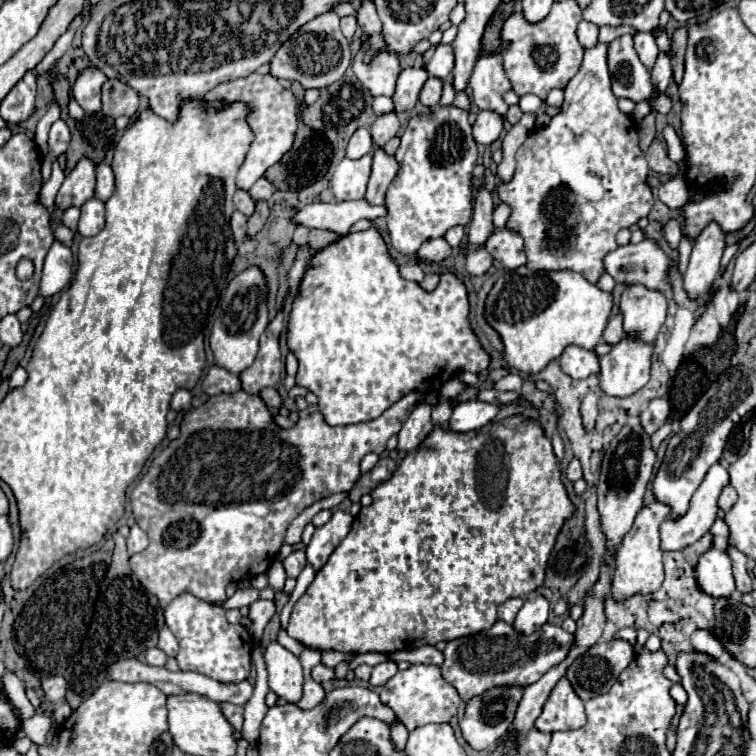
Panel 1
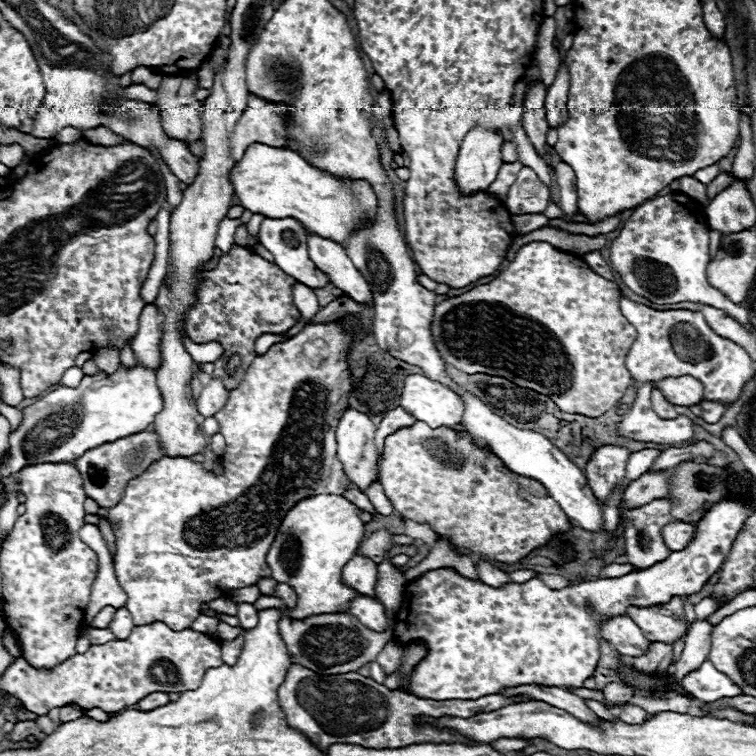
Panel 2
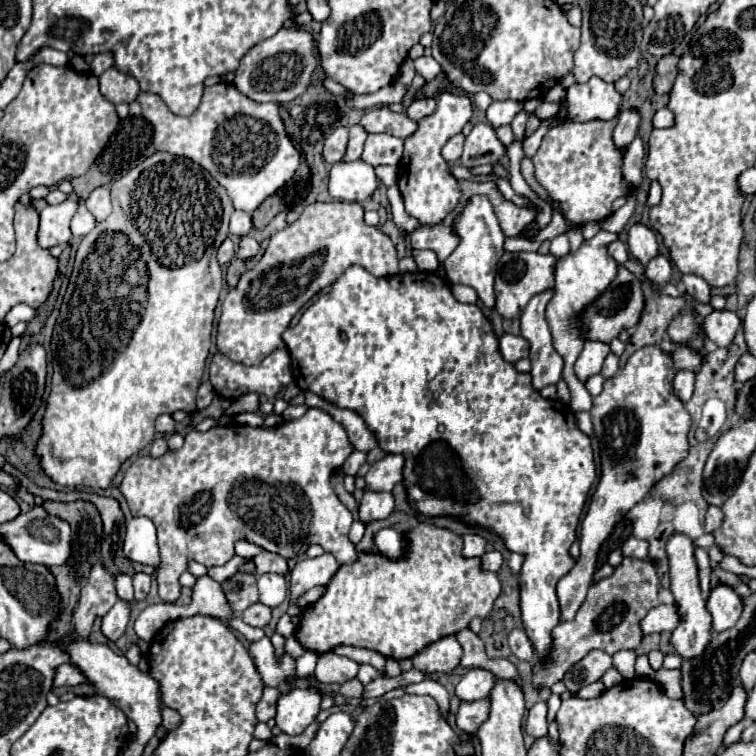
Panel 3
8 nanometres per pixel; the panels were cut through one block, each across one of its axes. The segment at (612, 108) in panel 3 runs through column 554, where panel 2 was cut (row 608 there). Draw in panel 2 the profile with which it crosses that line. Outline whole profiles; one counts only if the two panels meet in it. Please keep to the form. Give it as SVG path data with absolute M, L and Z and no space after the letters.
M118 608L116 614L114 614L114 620L112 620L112 624L110 624L108 628L110 628L112 634L116 636L116 640L126 640L126 638L130 636L132 628L134 628L130 612L128 612L126 608Z

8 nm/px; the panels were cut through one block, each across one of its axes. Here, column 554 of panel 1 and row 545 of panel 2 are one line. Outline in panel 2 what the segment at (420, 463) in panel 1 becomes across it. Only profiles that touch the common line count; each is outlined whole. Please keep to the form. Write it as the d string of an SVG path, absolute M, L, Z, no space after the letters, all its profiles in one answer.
M416 422L412 428L402 428L390 436L386 436L386 442L384 442L384 458L380 462L380 484L386 492L386 496L390 498L392 506L394 506L394 512L404 518L404 520L412 520L412 522L418 522L418 524L428 524L438 536L448 536L456 548L460 550L468 550L470 554L474 556L480 556L484 560L498 560L498 562L506 562L506 564L514 564L518 562L520 558L524 558L526 554L530 554L534 548L540 548L544 546L554 534L558 532L566 532L570 528L570 522L566 518L566 514L562 512L562 508L556 504L556 500L552 500L546 492L546 488L536 482L536 480L528 480L524 476L516 476L512 470L508 470L504 466L504 462L494 456L490 450L482 450L478 446L474 446L470 442L470 436L466 432L454 432L452 428L428 428L424 422Z

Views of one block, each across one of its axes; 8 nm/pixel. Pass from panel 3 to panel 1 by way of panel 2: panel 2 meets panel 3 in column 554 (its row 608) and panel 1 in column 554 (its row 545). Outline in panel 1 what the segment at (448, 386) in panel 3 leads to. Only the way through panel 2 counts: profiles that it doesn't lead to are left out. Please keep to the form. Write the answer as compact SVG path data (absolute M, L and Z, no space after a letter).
M562 678L552 690L542 714L536 718L536 728L540 732L552 734L558 730L578 730L586 724L584 702L576 696L570 682Z

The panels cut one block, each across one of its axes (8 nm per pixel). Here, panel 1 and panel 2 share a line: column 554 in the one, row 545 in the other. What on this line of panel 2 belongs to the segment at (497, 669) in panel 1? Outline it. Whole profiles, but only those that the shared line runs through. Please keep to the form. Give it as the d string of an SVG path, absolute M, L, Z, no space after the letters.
M666 498L652 500L634 510L620 508L620 518L626 522L626 556L636 570L646 570L668 558L670 550L660 536L660 528L672 522Z

